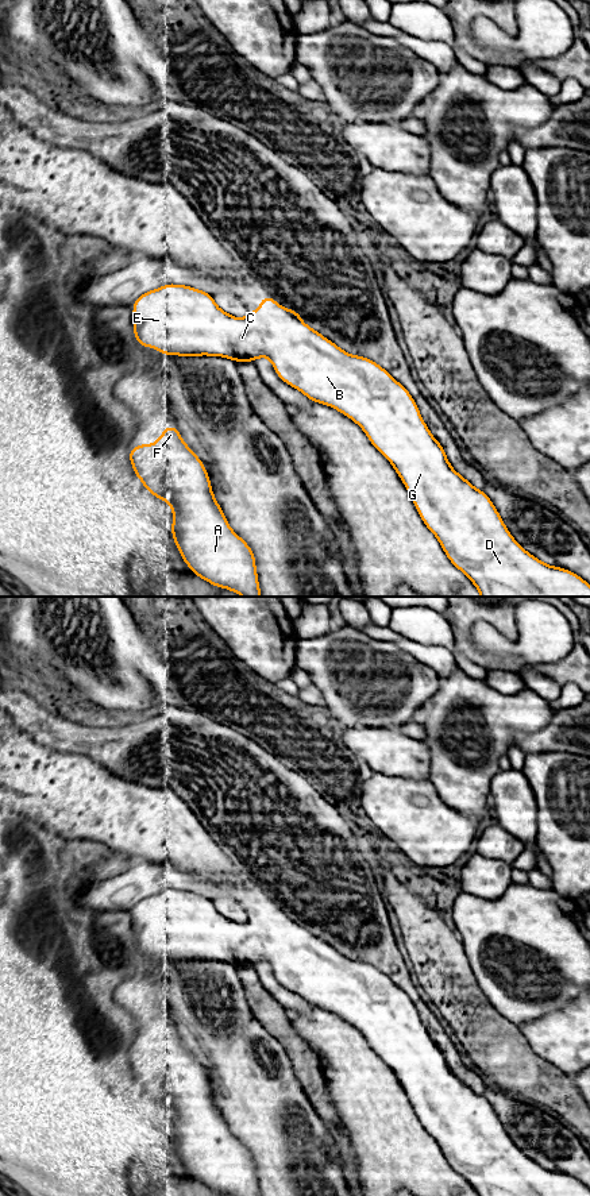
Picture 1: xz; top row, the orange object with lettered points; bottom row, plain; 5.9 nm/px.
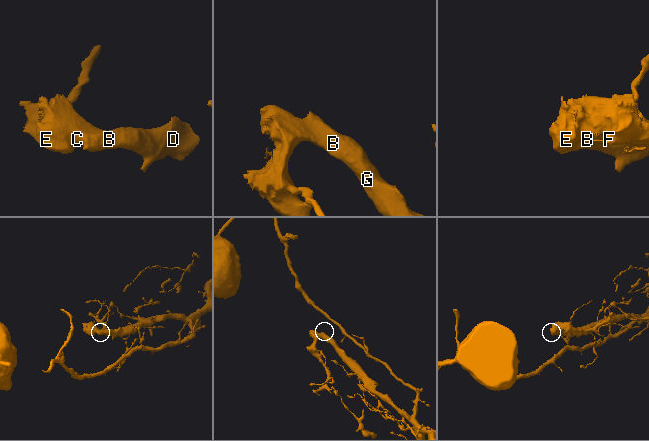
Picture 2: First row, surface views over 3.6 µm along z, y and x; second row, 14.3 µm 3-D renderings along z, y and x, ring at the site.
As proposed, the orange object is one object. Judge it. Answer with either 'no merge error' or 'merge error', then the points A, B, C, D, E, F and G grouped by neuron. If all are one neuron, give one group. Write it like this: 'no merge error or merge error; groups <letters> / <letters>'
no merge error; groups A B C D E F G

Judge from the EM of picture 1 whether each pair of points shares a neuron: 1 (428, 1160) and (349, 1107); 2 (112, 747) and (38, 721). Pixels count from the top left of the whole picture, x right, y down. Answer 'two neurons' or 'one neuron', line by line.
1: one neuron
2: one neuron

